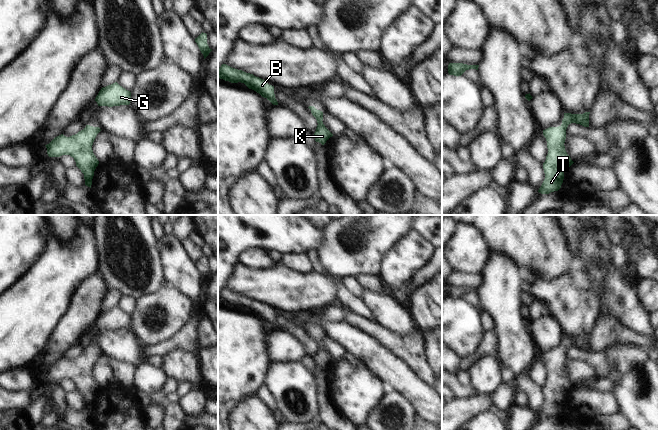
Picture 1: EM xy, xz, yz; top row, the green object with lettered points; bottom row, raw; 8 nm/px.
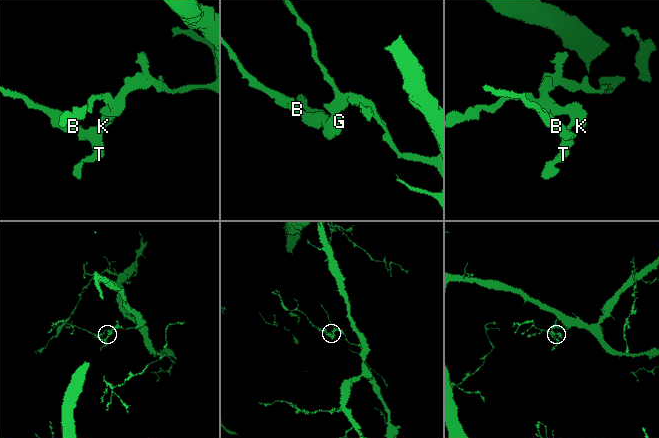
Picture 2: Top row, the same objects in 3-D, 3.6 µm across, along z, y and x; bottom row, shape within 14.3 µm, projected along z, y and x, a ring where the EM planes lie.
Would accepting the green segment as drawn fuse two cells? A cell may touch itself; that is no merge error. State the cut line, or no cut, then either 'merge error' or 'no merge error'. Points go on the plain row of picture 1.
cut none; no merge error

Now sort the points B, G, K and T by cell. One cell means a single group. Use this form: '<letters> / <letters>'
B G K T

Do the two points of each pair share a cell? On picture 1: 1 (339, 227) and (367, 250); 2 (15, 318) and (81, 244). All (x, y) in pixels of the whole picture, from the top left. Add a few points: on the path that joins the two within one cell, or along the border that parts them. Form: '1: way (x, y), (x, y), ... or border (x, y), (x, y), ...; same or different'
1: way (349, 230), (359, 230), (362, 233), (362, 240); same
2: way (33, 300), (70, 262); same

